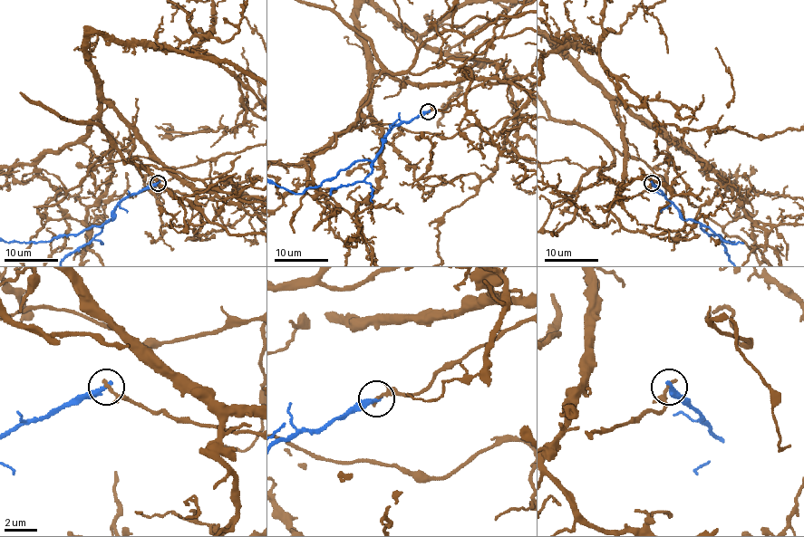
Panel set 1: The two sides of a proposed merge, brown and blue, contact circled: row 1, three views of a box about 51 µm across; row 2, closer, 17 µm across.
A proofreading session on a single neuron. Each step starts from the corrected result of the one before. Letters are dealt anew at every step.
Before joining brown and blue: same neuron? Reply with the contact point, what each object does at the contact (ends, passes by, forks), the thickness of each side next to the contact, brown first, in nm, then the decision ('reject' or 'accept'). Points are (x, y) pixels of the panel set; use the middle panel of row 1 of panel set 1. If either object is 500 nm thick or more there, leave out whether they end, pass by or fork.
at (428, 111); brown ends there; blue ends there; 240 nm thick on the brown side, 340 nm on the other; reject

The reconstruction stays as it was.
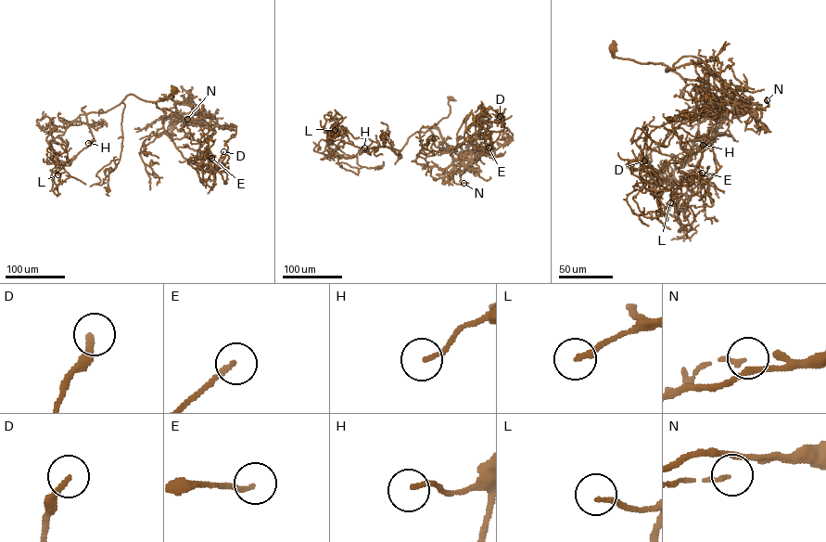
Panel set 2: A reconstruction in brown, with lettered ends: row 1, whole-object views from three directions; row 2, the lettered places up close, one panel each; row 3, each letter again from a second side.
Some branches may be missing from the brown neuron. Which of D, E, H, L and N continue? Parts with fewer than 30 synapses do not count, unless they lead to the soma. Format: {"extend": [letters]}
{"extend": ["D", "L"]}

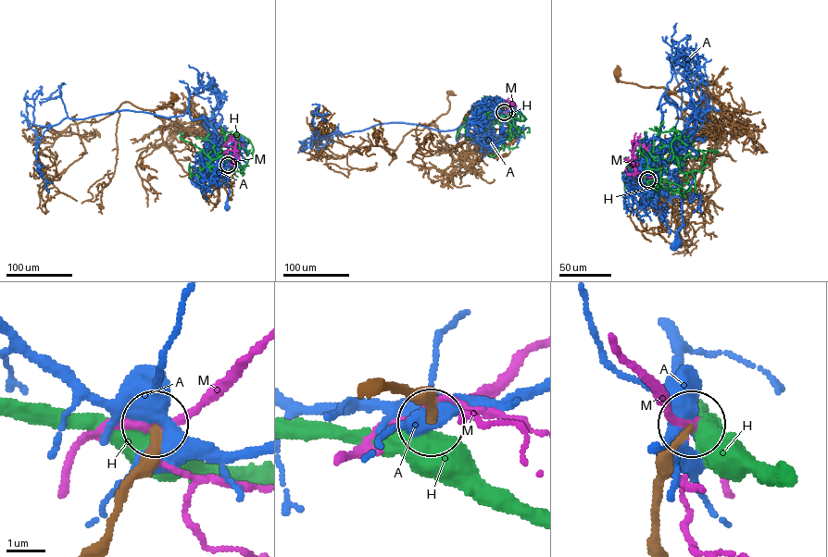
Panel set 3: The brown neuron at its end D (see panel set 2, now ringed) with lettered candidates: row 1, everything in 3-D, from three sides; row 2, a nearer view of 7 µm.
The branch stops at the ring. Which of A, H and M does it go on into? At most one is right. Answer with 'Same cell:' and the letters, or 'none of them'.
Same cell: none of them

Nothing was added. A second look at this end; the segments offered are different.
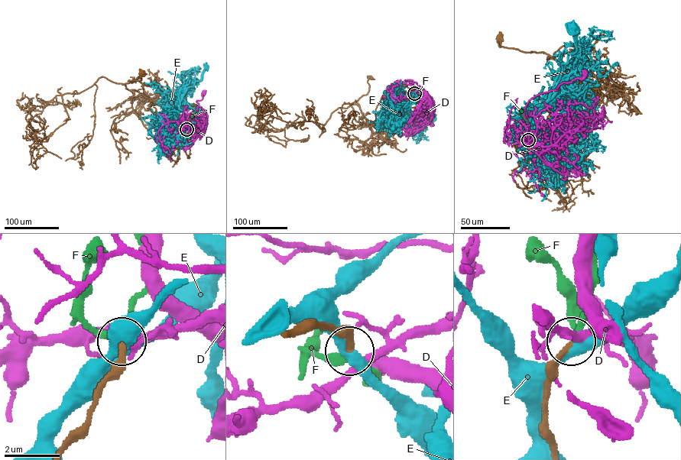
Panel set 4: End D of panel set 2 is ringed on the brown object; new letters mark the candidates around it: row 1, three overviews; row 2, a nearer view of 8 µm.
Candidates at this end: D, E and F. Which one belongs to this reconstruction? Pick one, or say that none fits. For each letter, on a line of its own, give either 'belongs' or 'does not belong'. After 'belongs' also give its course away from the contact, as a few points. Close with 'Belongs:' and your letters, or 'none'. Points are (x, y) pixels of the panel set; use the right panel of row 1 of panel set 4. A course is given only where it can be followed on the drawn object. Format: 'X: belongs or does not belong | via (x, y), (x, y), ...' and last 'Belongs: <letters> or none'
D: does not belong
E: does not belong
F: belongs | via (528, 140), (524, 124), (526, 121), (520, 108)
Belongs: F

